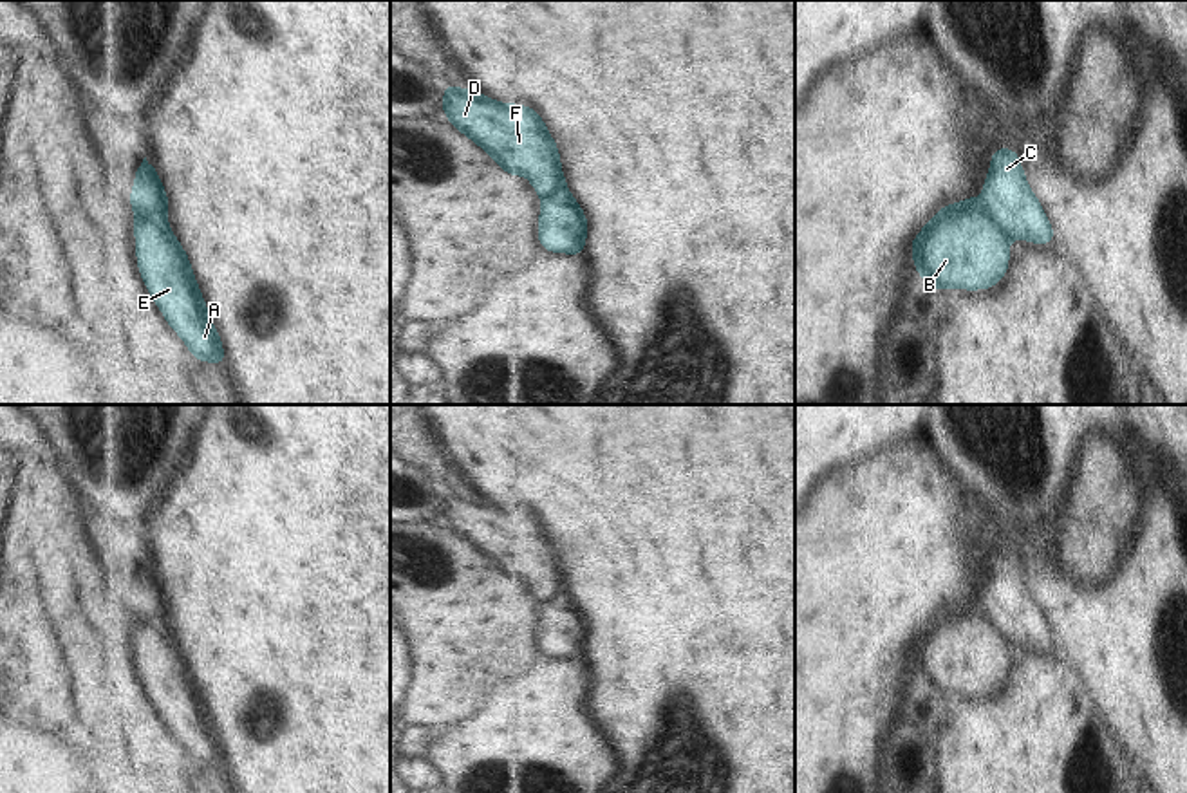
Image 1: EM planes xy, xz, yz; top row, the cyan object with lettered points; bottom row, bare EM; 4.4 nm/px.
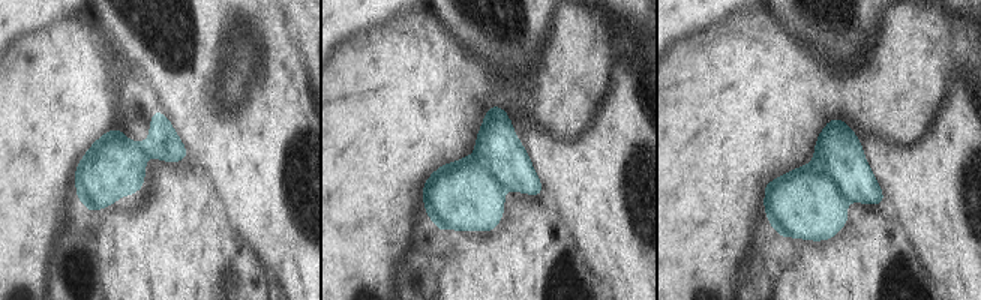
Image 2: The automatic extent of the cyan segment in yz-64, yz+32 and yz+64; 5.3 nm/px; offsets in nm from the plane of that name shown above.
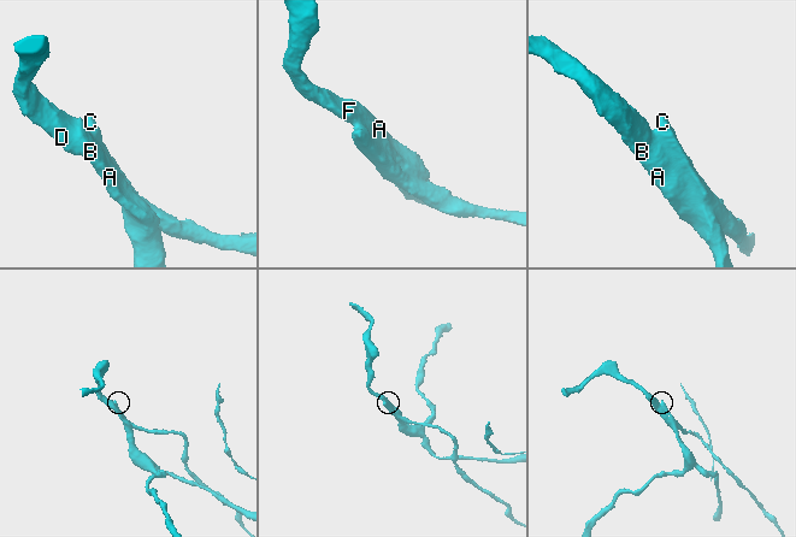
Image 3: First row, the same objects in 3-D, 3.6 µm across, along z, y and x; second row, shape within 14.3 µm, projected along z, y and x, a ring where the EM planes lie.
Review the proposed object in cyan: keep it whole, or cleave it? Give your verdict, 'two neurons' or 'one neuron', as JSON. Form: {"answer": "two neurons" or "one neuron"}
{"answer": "two neurons"}

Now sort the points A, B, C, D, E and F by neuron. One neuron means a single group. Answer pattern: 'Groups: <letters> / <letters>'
Groups: A B D E F / C

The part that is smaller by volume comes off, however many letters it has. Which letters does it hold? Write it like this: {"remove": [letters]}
{"remove": ["C"]}

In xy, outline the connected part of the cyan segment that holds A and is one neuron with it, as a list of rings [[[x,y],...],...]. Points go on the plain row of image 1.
[[[136,618],[137,674],[150,701],[172,733],[184,744],[193,764],[226,768],[190,665],[166,627]]]

